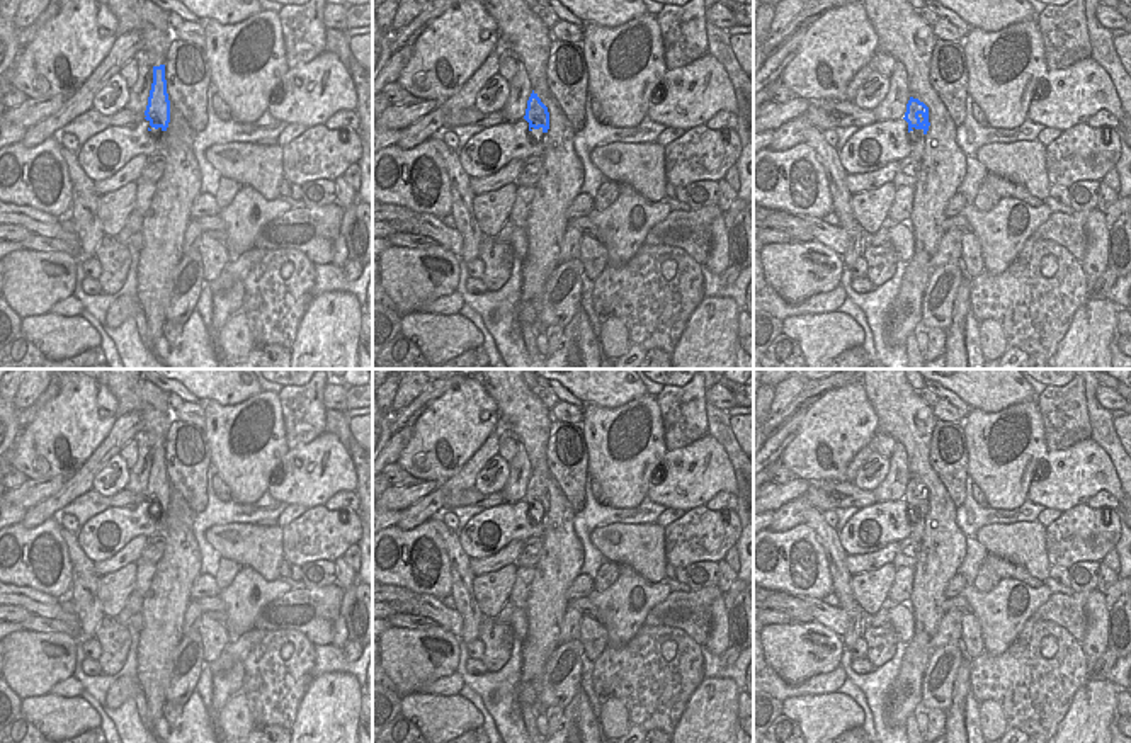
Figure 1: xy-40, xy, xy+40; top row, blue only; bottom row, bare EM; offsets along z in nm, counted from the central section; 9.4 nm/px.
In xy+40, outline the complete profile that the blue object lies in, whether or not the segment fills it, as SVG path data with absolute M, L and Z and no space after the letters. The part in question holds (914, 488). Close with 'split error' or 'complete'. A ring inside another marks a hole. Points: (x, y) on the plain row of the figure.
M910 478L903 500L908 503L908 517L913 520L910 524L912 527L910 537L922 541L922 534L925 527L925 515L930 507L929 488L918 479Z | split error

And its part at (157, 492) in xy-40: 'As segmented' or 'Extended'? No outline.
As segmented

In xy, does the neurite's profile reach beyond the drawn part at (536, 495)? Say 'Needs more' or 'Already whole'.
Needs more

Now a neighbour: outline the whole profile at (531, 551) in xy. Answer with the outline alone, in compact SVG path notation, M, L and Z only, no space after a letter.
M529 537L524 541L522 549L515 559L515 566L534 568L543 554L544 539Z

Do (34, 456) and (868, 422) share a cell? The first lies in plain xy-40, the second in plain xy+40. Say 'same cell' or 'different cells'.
same cell

